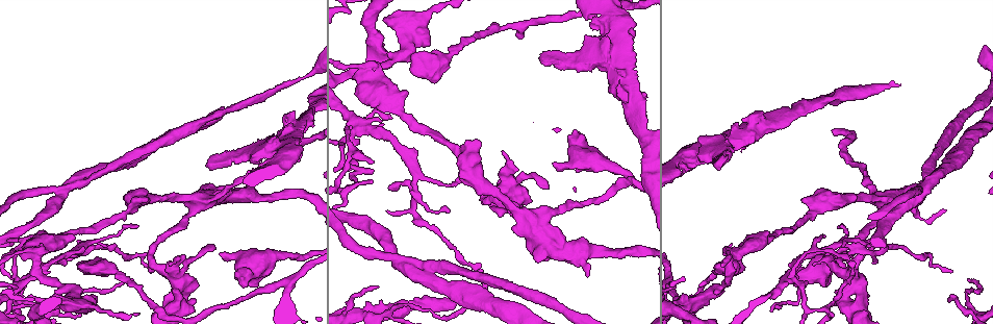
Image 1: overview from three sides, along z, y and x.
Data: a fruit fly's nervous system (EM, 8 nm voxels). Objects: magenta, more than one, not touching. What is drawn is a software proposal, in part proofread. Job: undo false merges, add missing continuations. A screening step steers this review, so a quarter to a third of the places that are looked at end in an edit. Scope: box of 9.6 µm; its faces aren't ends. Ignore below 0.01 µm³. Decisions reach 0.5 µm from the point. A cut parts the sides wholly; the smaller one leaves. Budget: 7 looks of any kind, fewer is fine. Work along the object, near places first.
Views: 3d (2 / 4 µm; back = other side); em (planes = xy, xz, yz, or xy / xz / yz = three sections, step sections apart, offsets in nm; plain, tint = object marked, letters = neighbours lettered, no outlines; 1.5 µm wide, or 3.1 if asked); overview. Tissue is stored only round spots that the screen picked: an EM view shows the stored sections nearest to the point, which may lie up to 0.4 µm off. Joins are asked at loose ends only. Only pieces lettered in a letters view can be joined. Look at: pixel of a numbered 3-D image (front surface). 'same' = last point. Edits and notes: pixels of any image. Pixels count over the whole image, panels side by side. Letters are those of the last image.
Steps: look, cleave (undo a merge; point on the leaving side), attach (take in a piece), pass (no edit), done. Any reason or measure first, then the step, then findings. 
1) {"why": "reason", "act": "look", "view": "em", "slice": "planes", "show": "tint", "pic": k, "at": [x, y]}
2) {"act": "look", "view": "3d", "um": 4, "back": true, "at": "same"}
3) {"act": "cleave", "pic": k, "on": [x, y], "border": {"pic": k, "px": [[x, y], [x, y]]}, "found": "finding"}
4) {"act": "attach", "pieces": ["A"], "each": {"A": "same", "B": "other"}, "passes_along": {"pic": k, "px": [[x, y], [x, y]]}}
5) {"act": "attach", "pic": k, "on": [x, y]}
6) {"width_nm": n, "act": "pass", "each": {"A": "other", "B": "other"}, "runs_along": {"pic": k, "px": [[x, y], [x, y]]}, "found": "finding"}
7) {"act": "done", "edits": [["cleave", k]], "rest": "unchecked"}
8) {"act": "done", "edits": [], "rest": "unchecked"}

{"act": "look", "view": "3d", "um": 2, "pic": 1, "at": [716, 265]}

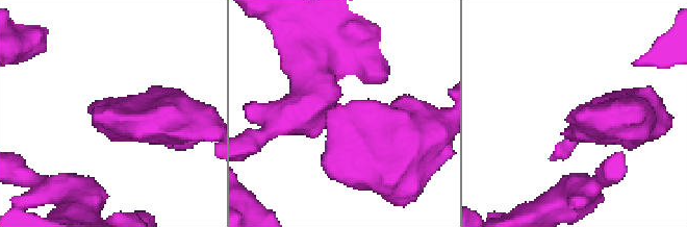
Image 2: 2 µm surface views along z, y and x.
{"act": "look", "view": "em", "slice": "planes", "show": "letters", "pic": 2, "at": [571, 116]}

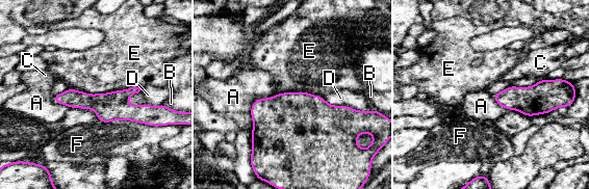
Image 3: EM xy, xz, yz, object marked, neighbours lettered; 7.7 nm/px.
{"width_nm": 220, "act": "pass", "each": {"A": "other", "B": "other", "C": "other", "D": "other", "E": "other", "F": "other"}, "found": "none of them fits"}

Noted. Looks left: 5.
{"act": "look", "view": "3d", "um": 2, "pic": 1, "at": [685, 165]}

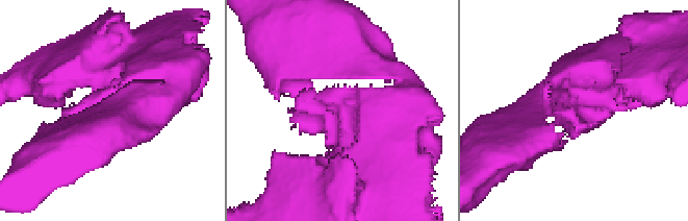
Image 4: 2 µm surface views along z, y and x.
{"why": "shape alone is not enough", "act": "look", "view": "em", "slice": "planes", "show": "plain", "pic": 4, "at": [327, 117]}

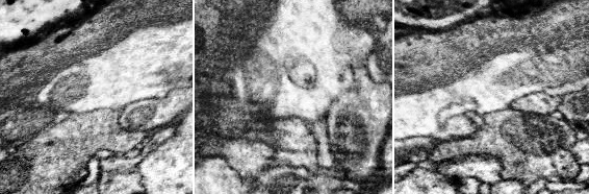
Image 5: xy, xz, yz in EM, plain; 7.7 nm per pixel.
{"why": "what lies round it", "act": "look", "view": "em", "slice": "planes", "show": "letters", "at": "same"}

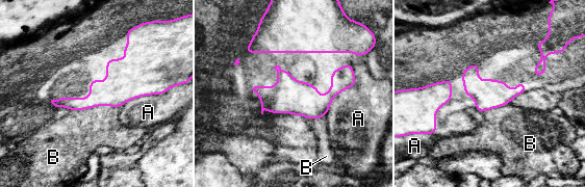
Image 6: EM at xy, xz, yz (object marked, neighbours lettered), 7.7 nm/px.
{"act": "pass", "each": {"A": "other", "B": "other"}, "runs_along": {"pic": 6, "px": [[353, 79], [326, 99], [256, 89]]}, "found": "continuous, no second neuron"}

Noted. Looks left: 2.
{"act": "done", "edits": [], "rest": "unchecked"}

